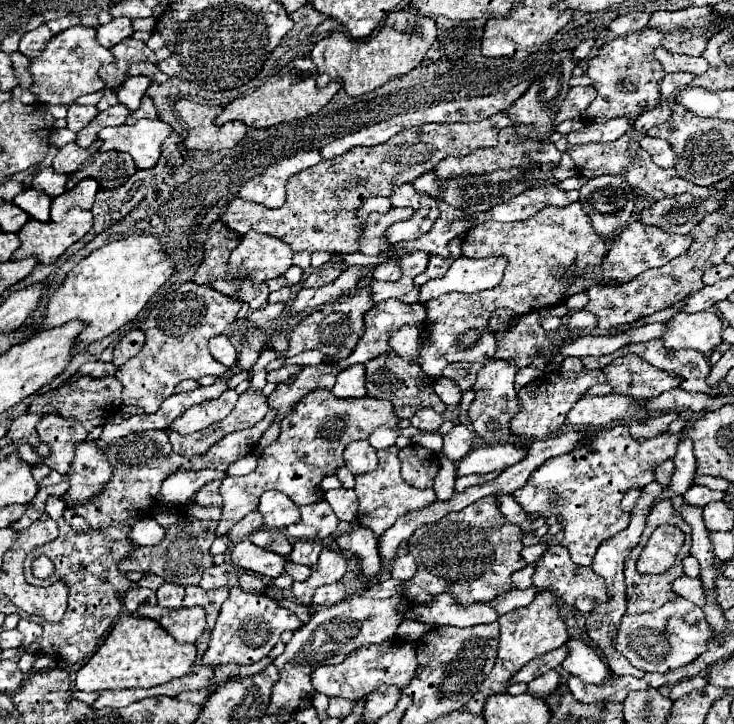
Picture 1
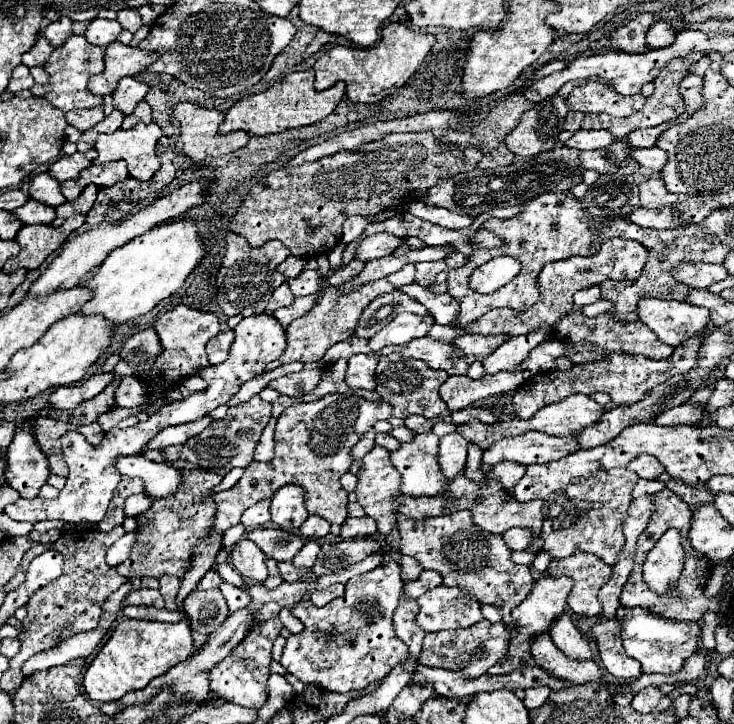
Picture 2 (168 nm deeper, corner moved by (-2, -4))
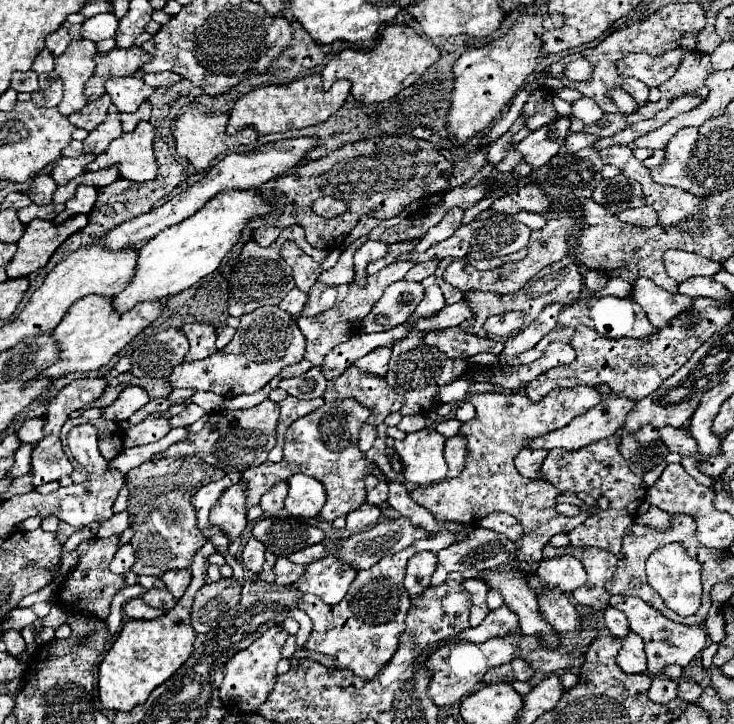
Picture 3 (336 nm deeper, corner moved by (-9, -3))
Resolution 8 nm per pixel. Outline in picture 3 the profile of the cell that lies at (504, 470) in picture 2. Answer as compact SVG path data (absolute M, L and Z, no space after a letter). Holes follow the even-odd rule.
M522 449L522 451L518 453L518 457L514 459L516 469L518 469L524 477L530 477L530 479L542 477L540 467L542 467L546 455L548 455L548 449Z

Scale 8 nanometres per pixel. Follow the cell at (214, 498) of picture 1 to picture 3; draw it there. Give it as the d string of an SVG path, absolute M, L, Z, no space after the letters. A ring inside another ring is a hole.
M164 457L164 459L152 459L152 461L146 461L146 463L142 463L138 469L132 469L128 475L126 475L126 485L128 485L128 515L130 515L130 529L134 531L134 535L132 535L132 547L134 547L134 551L136 551L136 563L134 563L134 567L132 567L132 573L134 575L162 575L164 571L168 571L168 569L182 569L182 567L190 567L190 563L192 563L192 557L198 553L198 549L206 543L206 537L202 537L202 533L200 533L200 529L198 529L198 525L196 525L196 513L194 513L194 505L190 503L190 499L192 499L192 495L202 487L202 485L206 485L206 483L212 483L212 481L216 481L216 479L222 479L226 475L226 471L222 471L222 469L218 469L218 467L214 467L214 465L208 465L208 463L204 463L202 459L198 459L198 457Z

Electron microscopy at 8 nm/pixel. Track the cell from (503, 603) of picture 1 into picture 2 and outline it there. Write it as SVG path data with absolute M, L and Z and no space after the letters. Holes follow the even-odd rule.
M483 604L481 606L481 612L483 612L483 618L489 620L489 622L501 622L503 620L501 608L495 606L495 604Z

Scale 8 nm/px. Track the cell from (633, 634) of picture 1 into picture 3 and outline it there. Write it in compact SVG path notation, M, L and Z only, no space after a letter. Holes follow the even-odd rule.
M612 595L610 607L626 613L630 621L630 629L638 633L644 639L644 649L648 657L648 671L652 675L662 675L662 669L670 663L676 663L680 667L686 667L704 647L706 647L706 631L704 627L690 627L690 625L678 625L670 619L666 619L660 611L654 611L648 603L644 603L638 597L624 597L624 595Z

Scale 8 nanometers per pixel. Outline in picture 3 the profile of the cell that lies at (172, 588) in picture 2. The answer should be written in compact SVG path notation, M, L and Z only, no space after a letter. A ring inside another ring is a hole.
M170 569L170 571L162 573L160 579L166 583L166 589L176 599L180 599L182 593L186 591L186 587L190 585L190 569Z

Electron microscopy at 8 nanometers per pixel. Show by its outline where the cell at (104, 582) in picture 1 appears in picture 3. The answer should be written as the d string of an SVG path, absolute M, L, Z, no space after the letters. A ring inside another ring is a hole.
M112 535L108 539L88 539L82 541L78 545L78 553L80 553L80 561L78 565L68 573L68 577L64 579L64 583L60 585L58 591L58 605L64 611L72 611L72 613L88 613L100 619L106 619L110 615L110 603L114 599L114 595L130 585L136 585L136 575L134 573L124 573L124 575L114 575L108 571L108 565L114 557L118 549L118 535Z

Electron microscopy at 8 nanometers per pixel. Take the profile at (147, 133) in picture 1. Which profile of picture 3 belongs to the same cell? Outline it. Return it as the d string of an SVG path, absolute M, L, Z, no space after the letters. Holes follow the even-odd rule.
M140 121L132 133L122 133L108 149L98 155L86 171L98 171L116 165L122 179L150 181L156 177L156 157L152 151L154 127L148 121Z

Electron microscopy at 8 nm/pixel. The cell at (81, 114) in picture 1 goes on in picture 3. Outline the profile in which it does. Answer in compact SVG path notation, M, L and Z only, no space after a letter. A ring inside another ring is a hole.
M102 95L94 103L88 103L84 109L72 113L68 119L74 123L74 127L86 129L86 131L94 131L106 119L108 107L110 107L110 97Z

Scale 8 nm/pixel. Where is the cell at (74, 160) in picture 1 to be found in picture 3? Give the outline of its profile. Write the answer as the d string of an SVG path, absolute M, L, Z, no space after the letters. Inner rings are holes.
M80 155L76 159L68 159L68 157L60 157L52 169L52 179L56 181L56 185L66 185L70 179L78 177L80 173L84 173L84 167L94 161L94 155Z

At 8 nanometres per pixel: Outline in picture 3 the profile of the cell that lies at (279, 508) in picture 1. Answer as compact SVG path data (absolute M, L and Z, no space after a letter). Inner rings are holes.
M292 475L288 479L286 509L294 517L314 517L326 501L324 485L308 475Z

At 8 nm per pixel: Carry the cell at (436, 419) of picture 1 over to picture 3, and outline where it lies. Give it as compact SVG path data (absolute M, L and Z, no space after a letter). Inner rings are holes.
M406 415L406 417L402 417L402 421L396 427L404 433L414 433L414 431L420 431L426 427L426 419L424 419L424 415Z

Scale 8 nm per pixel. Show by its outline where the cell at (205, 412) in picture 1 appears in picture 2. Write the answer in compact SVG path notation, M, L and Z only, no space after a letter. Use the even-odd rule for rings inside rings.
M205 416L205 418L195 420L195 422L187 422L187 424L163 428L145 448L167 448L167 446L173 446L173 444L183 444L189 438L193 438L195 434L199 434L201 430L205 430L211 422L213 422L213 418Z

